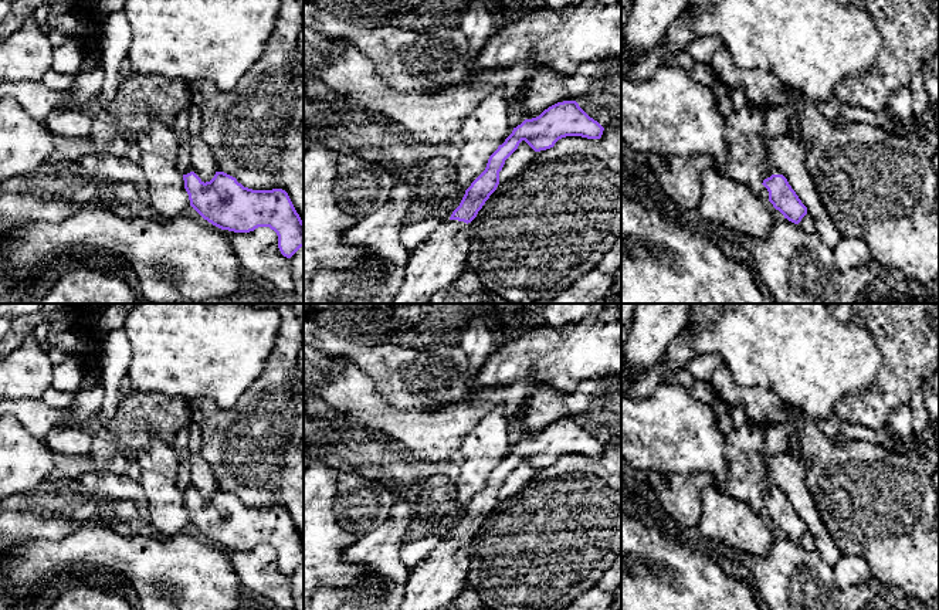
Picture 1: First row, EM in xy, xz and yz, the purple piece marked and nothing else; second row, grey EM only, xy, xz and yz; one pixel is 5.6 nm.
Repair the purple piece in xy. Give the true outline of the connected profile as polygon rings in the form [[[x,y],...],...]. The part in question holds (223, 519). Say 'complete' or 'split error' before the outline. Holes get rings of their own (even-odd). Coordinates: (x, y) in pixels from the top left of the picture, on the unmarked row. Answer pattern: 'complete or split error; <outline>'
complete; [[[194,489],[183,492],[183,498],[190,523],[213,543],[234,550],[250,550],[258,545],[270,545],[277,550],[278,566],[287,576],[304,565],[304,539],[285,508],[252,508],[224,489],[216,489],[214,495],[206,501]]]

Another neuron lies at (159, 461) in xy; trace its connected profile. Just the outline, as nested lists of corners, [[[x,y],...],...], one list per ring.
[[[150,436],[149,445],[132,455],[142,470],[140,484],[149,506],[149,523],[162,538],[182,532],[190,523],[183,492],[176,484],[182,455],[156,436]]]

